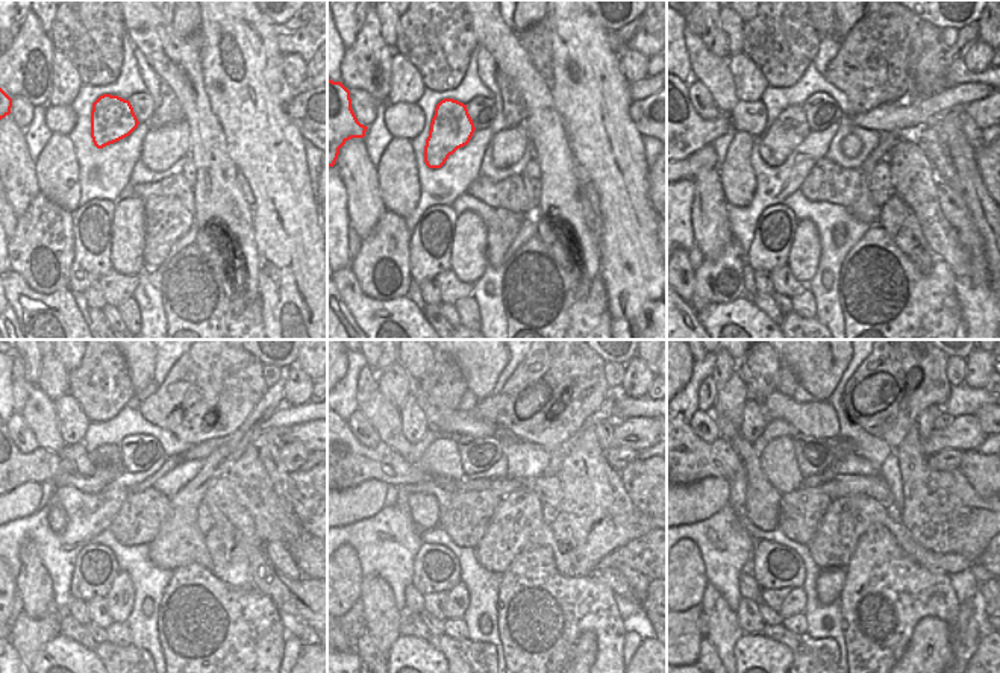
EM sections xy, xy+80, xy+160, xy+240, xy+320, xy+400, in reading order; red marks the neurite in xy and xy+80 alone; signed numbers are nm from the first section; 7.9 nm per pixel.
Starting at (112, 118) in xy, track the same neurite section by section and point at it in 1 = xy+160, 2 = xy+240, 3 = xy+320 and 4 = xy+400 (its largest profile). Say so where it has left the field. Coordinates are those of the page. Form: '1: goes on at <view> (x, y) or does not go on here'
1: goes on at xy+160 (791, 126)
2: goes on at xy+240 (40, 466)
3: goes on at xy+320 (358, 463)
4: goes on at xy+400 (697, 460)

